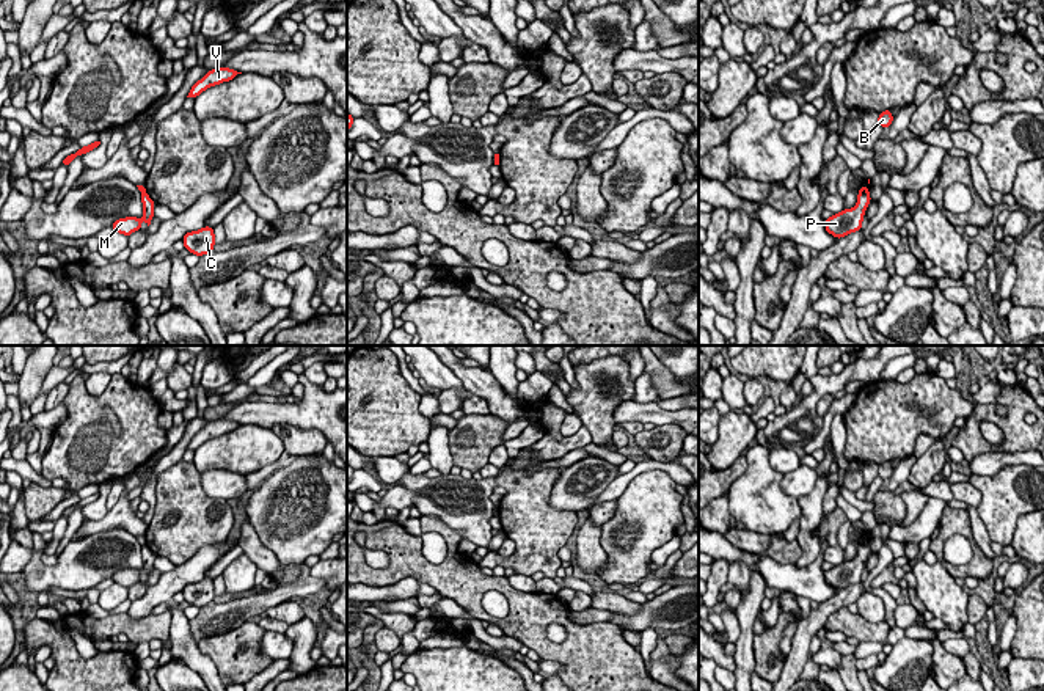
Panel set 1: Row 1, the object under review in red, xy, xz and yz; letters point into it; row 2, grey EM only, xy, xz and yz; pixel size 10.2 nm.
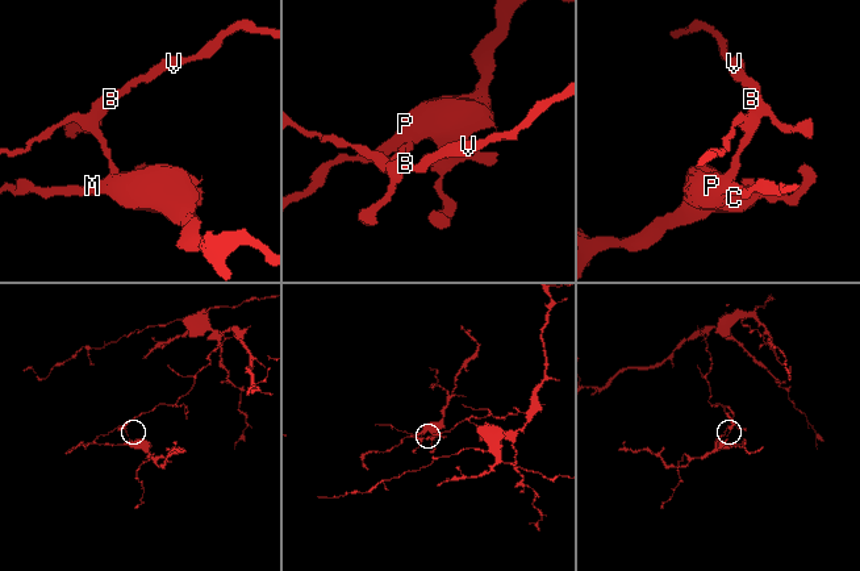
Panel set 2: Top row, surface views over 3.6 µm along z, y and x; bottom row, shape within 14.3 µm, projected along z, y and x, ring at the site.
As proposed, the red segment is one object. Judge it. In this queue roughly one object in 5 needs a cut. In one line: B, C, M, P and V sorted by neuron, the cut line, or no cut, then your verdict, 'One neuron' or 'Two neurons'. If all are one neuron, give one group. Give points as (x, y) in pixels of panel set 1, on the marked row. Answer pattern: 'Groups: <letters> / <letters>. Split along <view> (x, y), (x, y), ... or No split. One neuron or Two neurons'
Groups: B V / C M P. Split along yz (859, 192), (867, 193). Two neurons

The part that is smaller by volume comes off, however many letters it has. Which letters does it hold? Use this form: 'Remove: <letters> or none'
Remove: C, M, P

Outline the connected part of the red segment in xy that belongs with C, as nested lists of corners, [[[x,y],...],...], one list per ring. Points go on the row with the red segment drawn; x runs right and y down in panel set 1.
[[[204,226],[198,231],[190,231],[182,237],[182,242],[192,254],[203,256],[212,253],[215,247],[214,228]]]

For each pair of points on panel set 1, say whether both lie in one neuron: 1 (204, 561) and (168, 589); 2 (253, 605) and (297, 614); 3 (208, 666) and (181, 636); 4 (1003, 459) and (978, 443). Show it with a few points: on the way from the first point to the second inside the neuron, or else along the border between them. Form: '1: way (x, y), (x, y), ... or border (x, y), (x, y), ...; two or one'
1: way (195, 569), (178, 580); one
2: border (292, 599), (269, 606), (264, 611); two
3: way (200, 660), (187, 644); one
4: border (1027, 449), (985, 451), (966, 464); two

